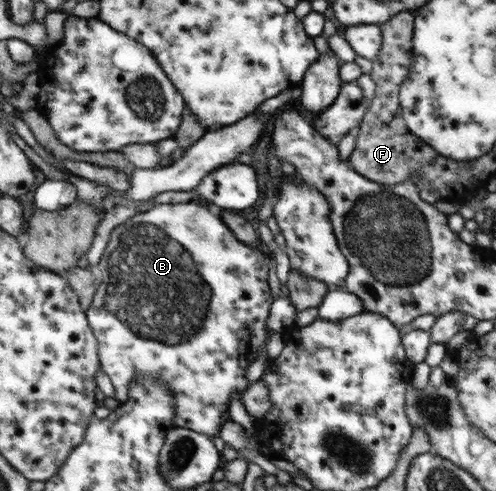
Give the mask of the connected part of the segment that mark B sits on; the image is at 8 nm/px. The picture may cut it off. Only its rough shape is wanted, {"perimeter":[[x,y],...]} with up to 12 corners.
{"perimeter":[[206,208],[115,226],[86,308],[126,402],[216,437],[267,342],[266,258]]}

